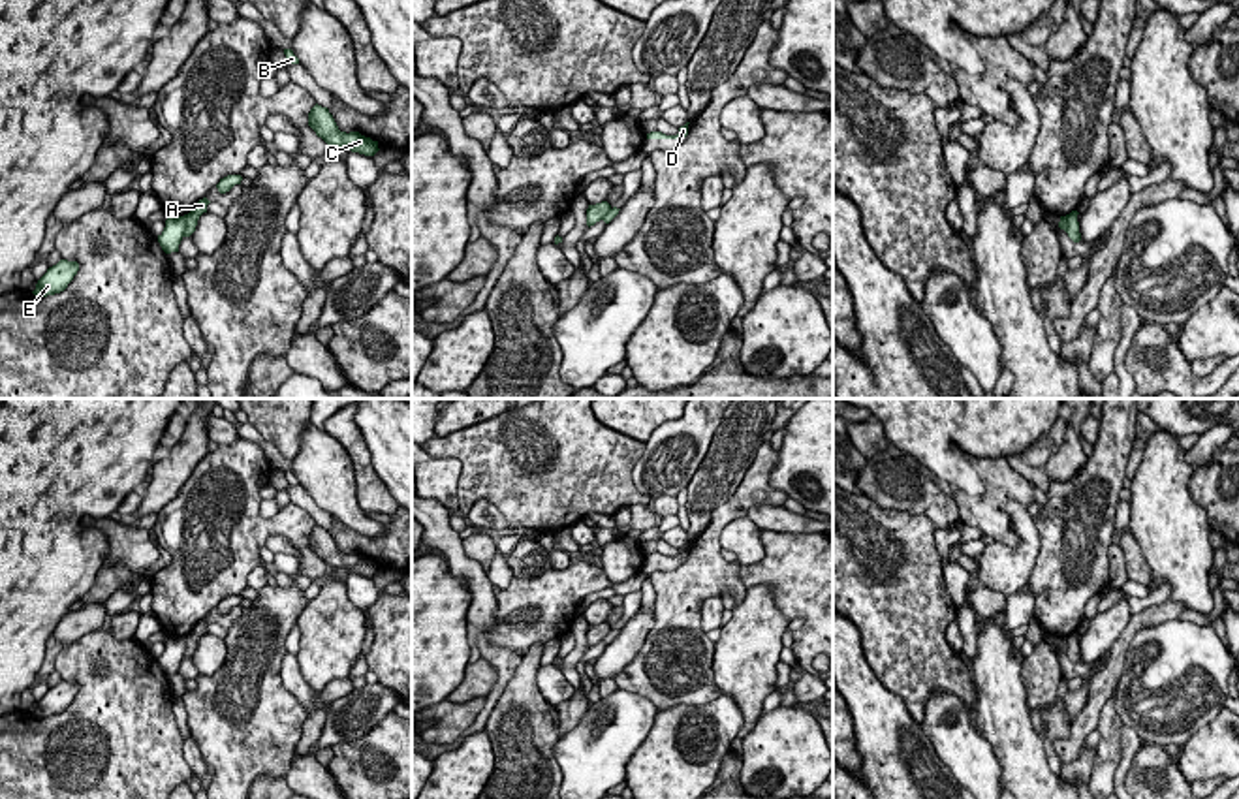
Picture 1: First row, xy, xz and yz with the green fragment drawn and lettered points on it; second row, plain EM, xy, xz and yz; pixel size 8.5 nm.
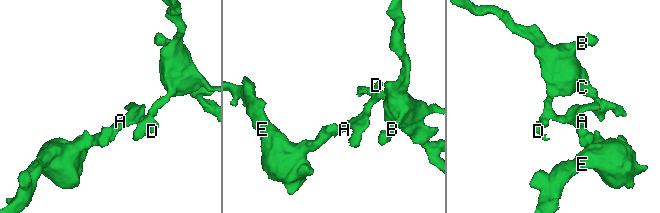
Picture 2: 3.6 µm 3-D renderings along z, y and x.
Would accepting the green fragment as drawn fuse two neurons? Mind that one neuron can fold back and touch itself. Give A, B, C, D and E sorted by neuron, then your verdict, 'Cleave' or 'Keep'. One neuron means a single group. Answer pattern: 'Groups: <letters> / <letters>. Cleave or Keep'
Groups: A B C D / E. Cleave

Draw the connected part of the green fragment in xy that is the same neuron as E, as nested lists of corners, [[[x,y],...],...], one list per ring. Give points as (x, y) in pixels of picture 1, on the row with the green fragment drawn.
[[[60,259],[56,265],[49,267],[47,273],[38,280],[32,293],[38,297],[60,293],[68,288],[77,271],[77,261]]]

